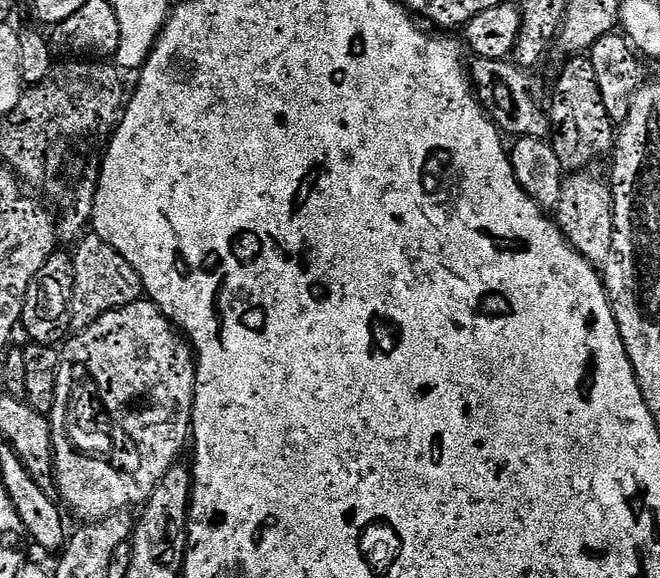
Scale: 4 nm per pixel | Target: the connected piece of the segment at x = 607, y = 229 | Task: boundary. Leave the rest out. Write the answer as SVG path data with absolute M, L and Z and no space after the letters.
M585 170L574 172L567 177L564 189L560 195L560 203L554 212L554 219L560 225L560 230L572 244L572 248L582 258L586 258L594 266L607 265L612 258L614 246L614 188L600 176L595 176L595 171Z

